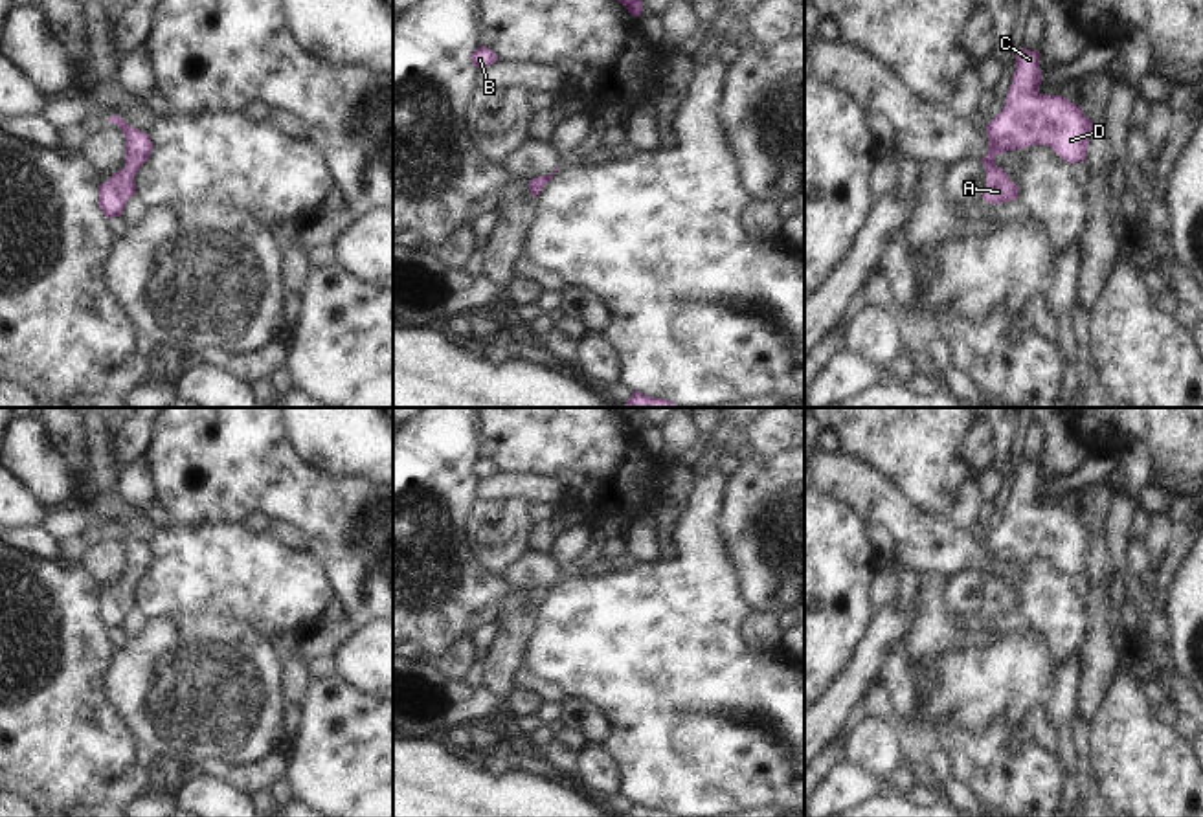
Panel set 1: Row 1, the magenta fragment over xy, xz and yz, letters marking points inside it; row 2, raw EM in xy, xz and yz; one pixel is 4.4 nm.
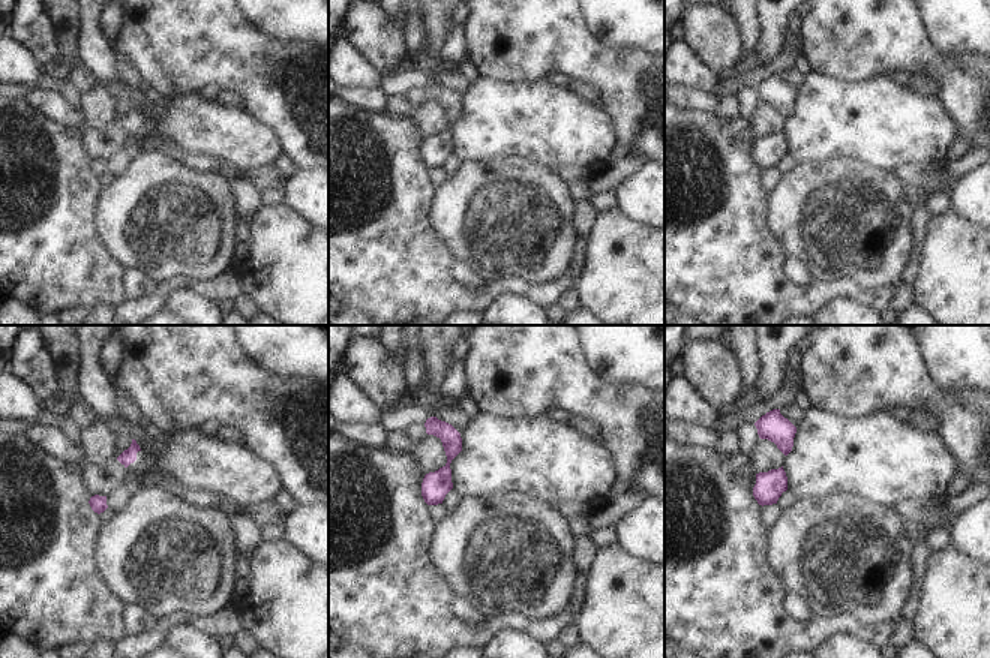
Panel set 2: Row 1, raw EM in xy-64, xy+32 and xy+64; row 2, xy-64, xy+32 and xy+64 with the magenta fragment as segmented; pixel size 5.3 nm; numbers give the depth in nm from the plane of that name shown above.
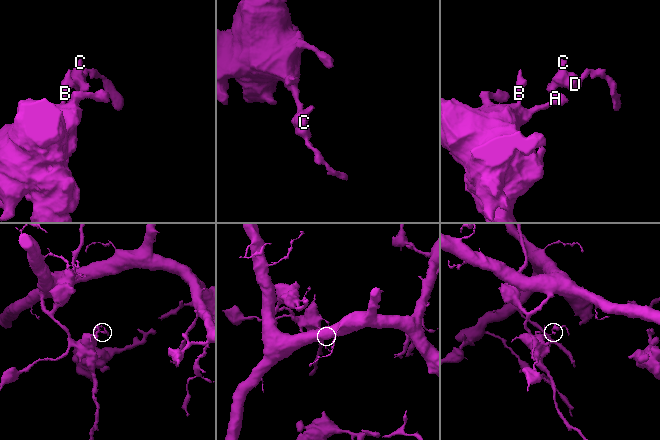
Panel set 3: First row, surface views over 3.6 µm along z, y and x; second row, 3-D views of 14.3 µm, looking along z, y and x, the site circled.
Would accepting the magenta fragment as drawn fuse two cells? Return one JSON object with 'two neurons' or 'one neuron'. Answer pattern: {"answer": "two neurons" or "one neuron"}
{"answer": "one neuron"}

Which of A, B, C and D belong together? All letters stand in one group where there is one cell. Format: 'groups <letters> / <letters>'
groups A B C D

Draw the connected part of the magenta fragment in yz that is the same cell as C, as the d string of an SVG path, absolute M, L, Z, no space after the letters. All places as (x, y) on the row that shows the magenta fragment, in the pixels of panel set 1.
M1027 48L1016 53L1016 72L1005 97L1005 106L984 127L988 152L981 162L986 171L983 200L988 204L1016 200L1019 189L1005 169L995 165L997 154L1030 145L1047 145L1073 165L1085 162L1093 129L1091 119L1069 99L1040 92L1040 57L1038 50L1030 51Z

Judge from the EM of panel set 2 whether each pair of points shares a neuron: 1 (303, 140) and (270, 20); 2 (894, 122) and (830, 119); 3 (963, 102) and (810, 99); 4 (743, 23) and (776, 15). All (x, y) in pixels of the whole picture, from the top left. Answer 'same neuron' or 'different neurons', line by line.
1: different neurons
2: same neuron
3: different neurons
4: different neurons

